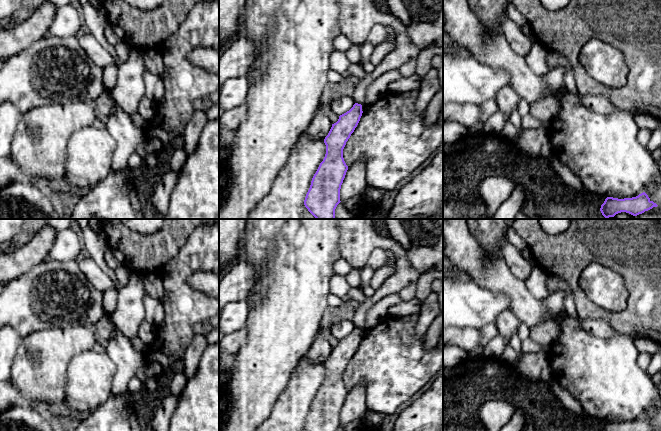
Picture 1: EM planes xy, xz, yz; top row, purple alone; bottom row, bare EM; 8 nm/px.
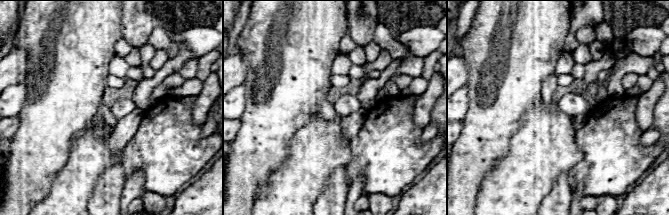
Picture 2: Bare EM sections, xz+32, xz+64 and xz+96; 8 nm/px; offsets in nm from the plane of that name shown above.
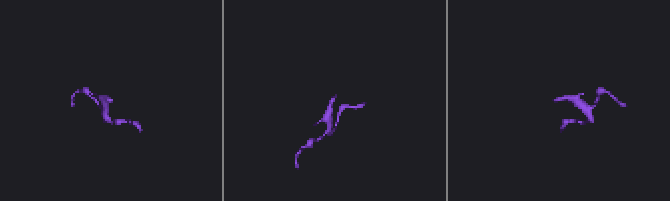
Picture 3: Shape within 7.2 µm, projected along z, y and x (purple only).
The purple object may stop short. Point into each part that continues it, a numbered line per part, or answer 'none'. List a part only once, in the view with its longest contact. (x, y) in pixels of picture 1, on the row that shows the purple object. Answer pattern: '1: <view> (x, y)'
none

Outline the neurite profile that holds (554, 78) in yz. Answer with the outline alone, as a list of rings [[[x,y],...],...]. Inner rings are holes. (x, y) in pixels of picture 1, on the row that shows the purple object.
[[[557,67],[549,70],[546,73],[546,85],[548,87],[548,91],[546,96],[556,96],[555,92],[564,86],[564,68]]]

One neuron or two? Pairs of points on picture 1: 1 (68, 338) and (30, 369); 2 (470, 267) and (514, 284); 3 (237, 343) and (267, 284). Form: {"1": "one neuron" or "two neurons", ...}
{"1": "one neuron", "2": "one neuron", "3": "two neurons"}

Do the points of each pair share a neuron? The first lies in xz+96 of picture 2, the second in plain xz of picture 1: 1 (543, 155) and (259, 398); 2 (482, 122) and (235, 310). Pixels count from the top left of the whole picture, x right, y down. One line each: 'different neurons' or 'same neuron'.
1: different neurons
2: different neurons

